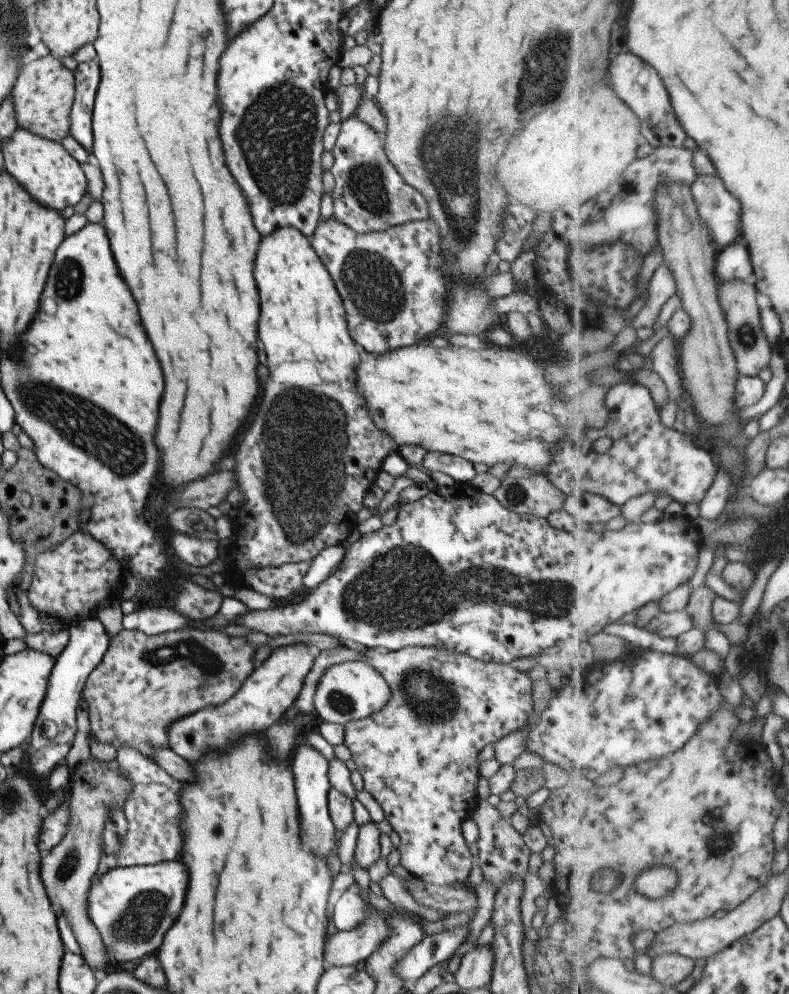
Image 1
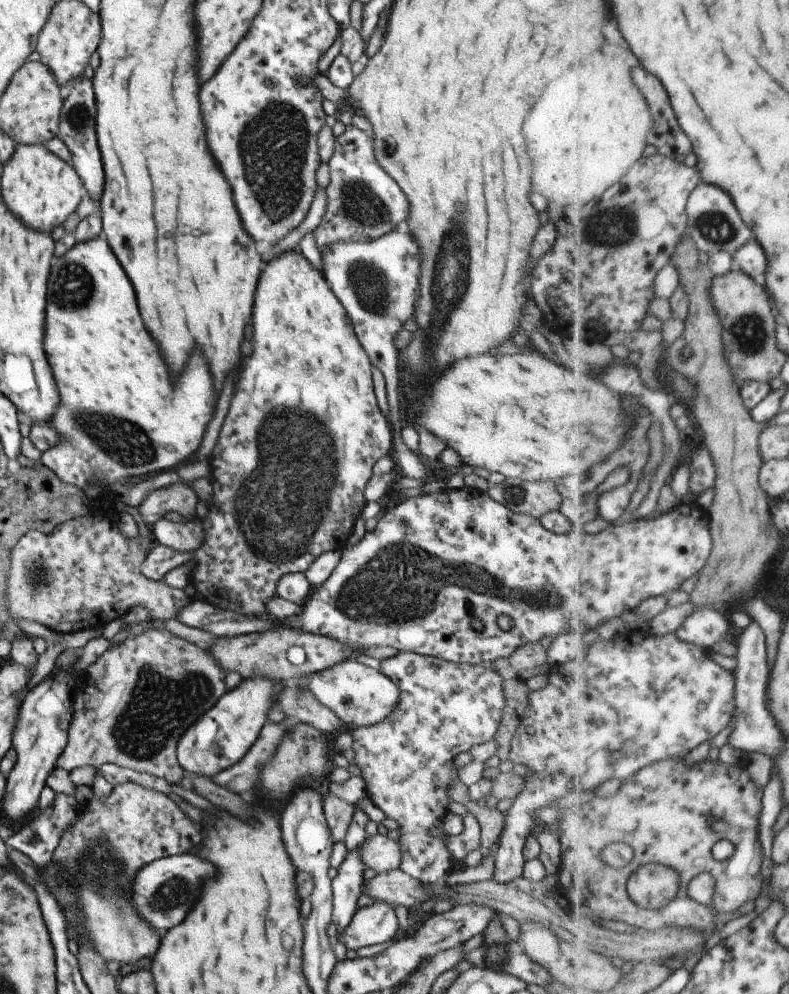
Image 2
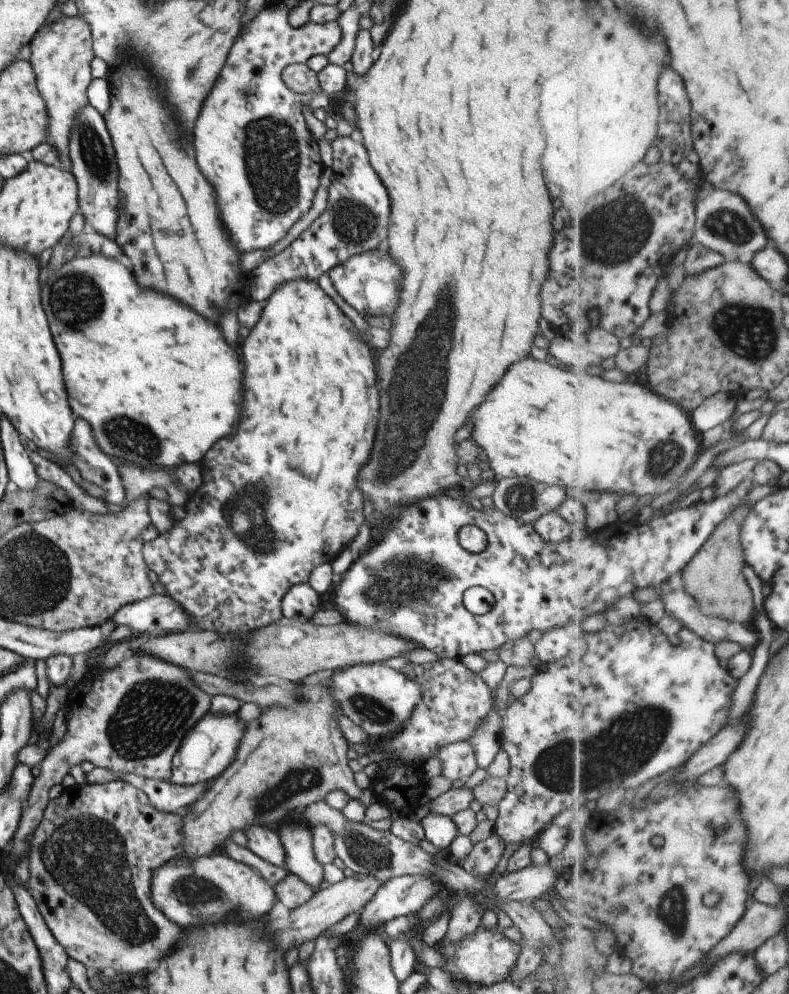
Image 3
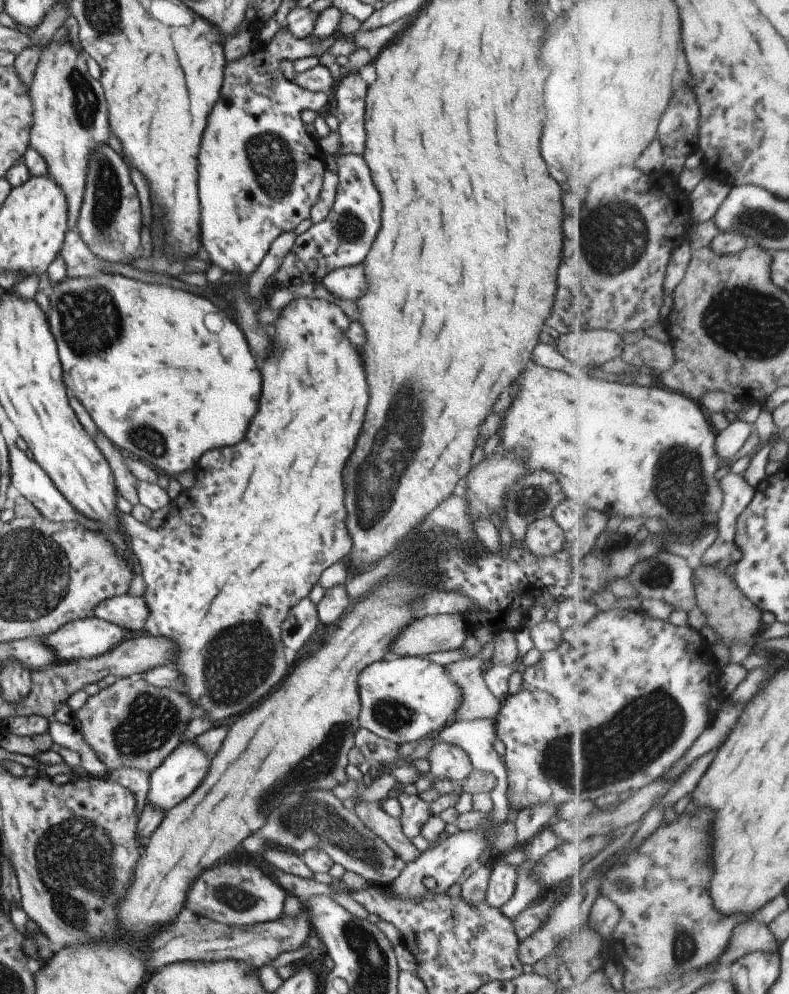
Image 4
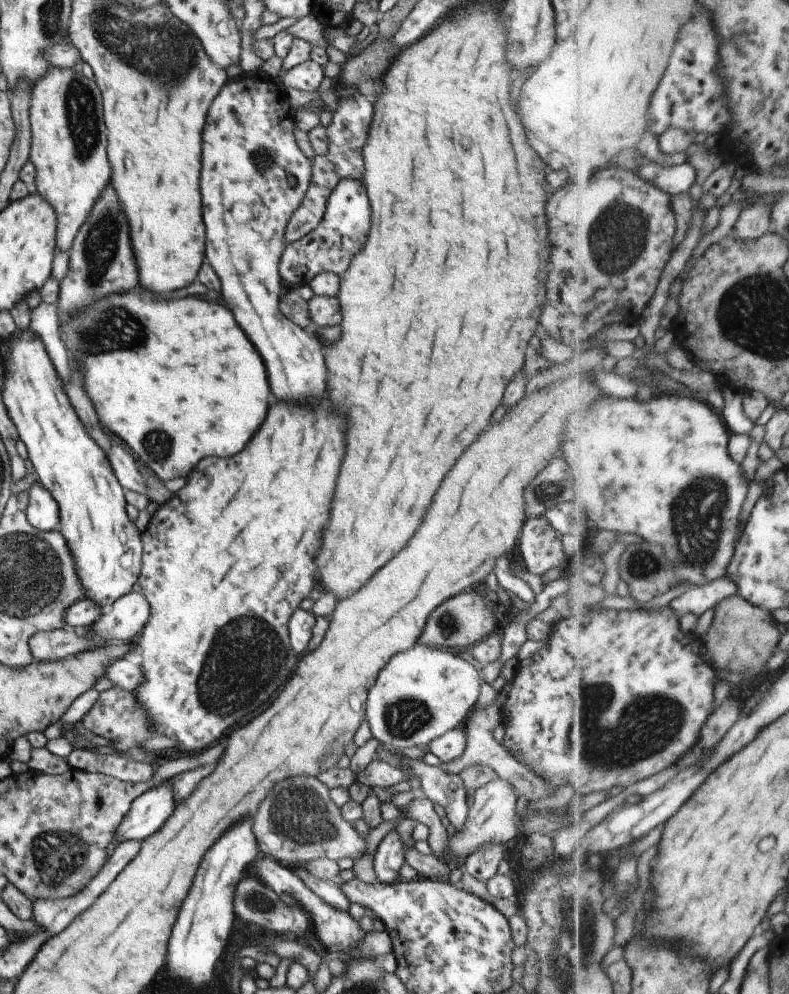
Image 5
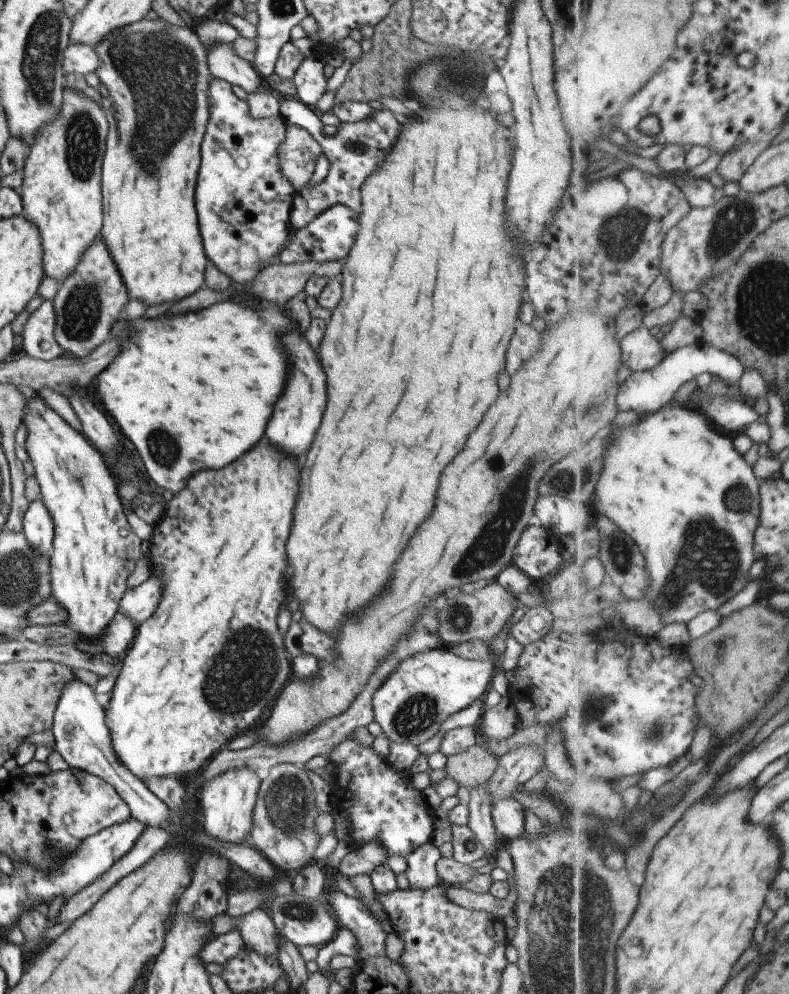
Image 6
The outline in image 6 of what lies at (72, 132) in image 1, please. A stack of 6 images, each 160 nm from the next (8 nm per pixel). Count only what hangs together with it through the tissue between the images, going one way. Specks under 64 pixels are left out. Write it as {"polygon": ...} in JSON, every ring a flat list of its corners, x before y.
{"polygon":[[99,234,85,247,76,267,60,282,52,298,57,344,77,358,89,354,107,340,110,326,122,313,127,299,127,289,120,272]]}

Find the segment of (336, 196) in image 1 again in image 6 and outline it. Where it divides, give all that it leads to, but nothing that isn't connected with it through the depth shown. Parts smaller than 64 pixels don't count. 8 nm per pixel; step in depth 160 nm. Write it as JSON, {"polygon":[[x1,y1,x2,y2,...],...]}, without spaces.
{"polygon":[[334,204,318,214,309,224,298,228,278,254,278,262,284,265,302,262,326,263,343,261,353,244,358,229,356,214,344,204]]}

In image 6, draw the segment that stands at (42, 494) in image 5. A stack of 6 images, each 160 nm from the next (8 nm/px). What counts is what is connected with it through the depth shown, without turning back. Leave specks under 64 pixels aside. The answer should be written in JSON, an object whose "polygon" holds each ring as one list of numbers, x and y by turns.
{"polygon":[[40,499,28,502,22,516,22,533,34,551,49,555,52,547,53,523]]}

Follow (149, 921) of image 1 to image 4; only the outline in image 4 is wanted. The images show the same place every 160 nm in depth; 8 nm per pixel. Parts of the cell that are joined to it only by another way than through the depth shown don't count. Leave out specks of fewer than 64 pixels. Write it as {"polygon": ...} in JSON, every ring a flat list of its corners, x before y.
{"polygon":[[221,862,203,870,185,894,183,908,191,910,199,918,223,922,229,926,251,926,269,922,283,915,285,890,277,886,255,866,243,866,243,862]]}

